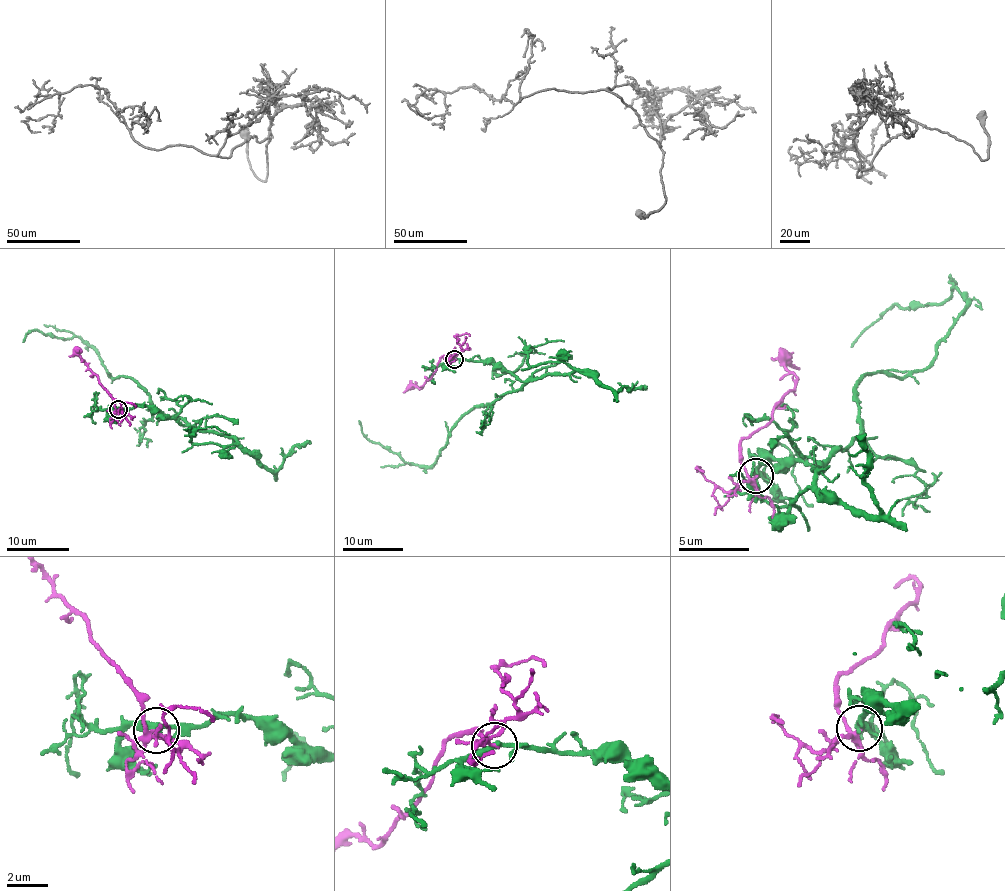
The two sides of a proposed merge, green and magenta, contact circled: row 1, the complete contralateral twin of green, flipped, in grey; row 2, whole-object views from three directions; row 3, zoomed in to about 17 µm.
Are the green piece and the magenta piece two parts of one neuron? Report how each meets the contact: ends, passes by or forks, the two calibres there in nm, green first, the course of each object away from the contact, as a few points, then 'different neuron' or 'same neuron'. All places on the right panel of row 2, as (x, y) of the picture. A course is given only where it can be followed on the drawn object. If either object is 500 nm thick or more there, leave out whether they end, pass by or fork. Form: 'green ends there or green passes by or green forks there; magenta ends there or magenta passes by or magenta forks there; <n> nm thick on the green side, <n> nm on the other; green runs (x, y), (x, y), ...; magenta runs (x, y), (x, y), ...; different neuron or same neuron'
green passes by; magenta forks there; 300 nm thick on the green side, 190 nm on the other; green runs (755, 474), (765, 449), (815, 465), (860, 436), (856, 384), (919, 372), (963, 296), (894, 304), (850, 348); magenta runs (755, 474), (747, 473), (742, 442), (769, 421), (772, 405), (795, 382), (786, 367), (798, 371); different neuron

